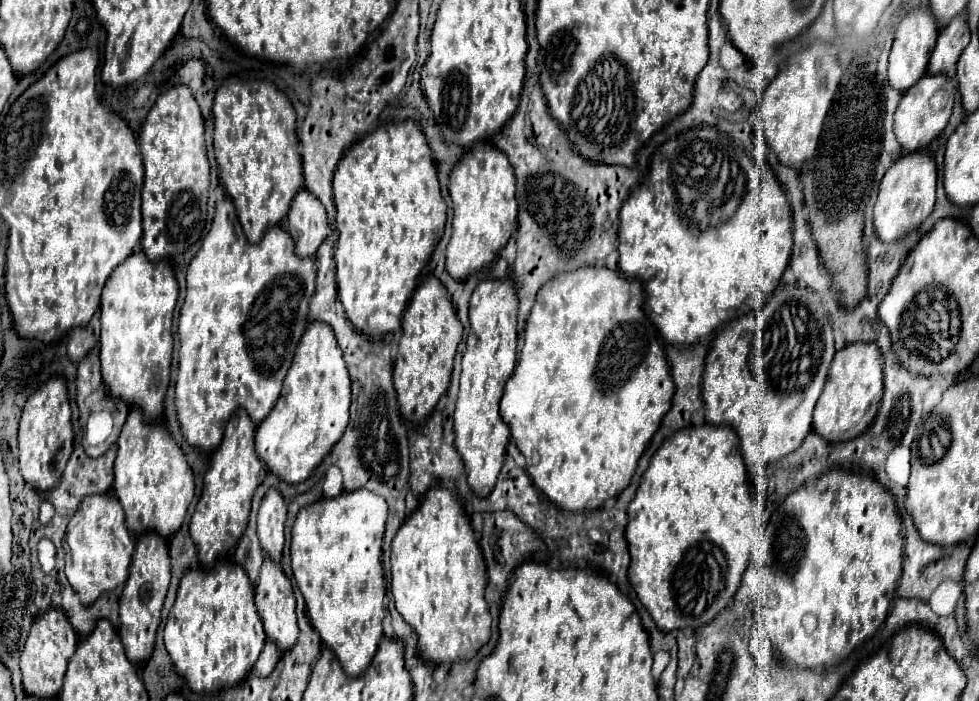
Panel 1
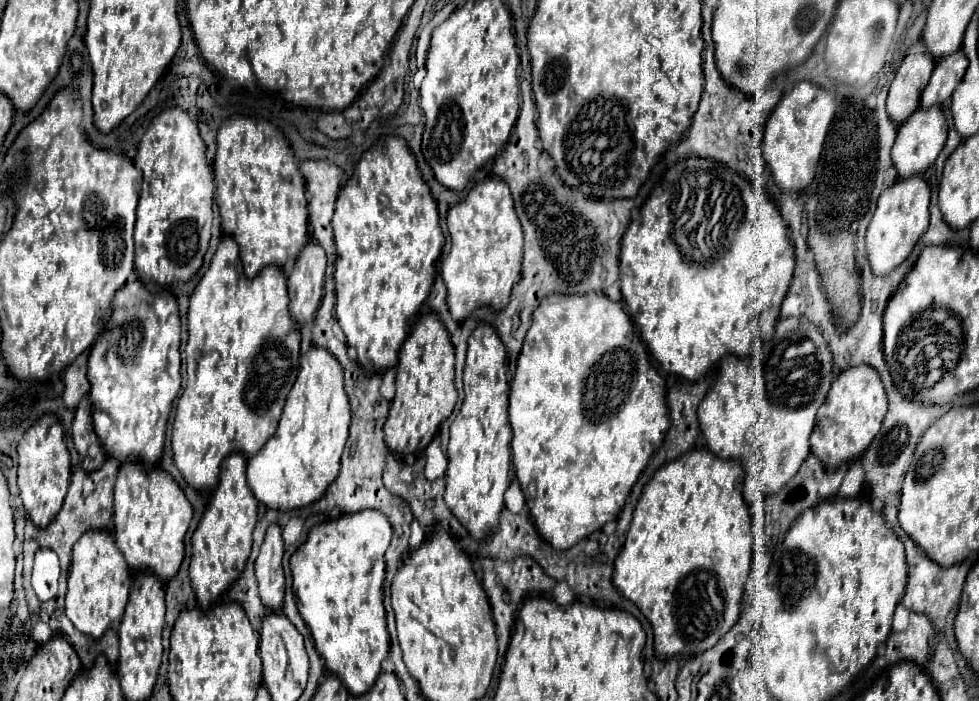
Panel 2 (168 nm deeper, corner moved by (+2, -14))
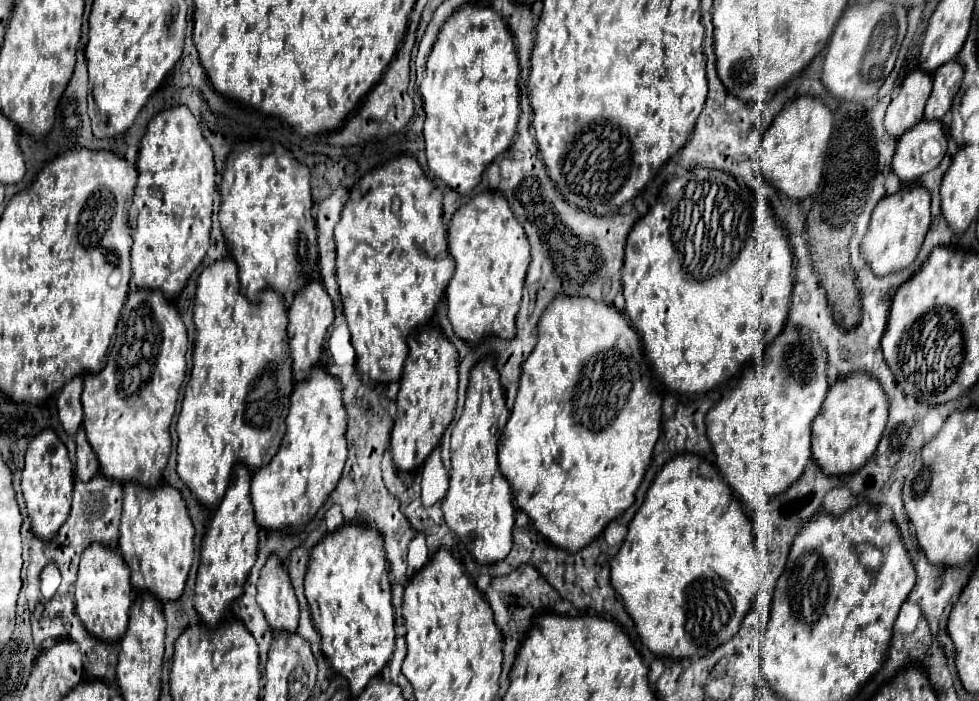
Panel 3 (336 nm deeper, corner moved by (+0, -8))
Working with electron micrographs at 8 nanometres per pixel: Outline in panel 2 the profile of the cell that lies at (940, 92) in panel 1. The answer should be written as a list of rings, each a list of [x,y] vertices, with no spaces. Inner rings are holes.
[[[941,106],[933,108],[917,108],[897,130],[897,140],[893,144],[893,164],[901,178],[909,178],[915,174],[923,174],[927,166],[935,162],[939,152],[943,150],[943,144],[947,140],[947,118],[941,110]]]

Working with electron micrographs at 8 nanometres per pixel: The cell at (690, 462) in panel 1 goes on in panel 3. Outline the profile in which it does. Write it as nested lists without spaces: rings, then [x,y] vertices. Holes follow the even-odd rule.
[[[679,454],[673,460],[669,460],[663,470],[657,474],[655,482],[651,484],[651,488],[647,490],[645,502],[643,506],[637,510],[635,518],[629,522],[629,532],[627,538],[623,542],[623,546],[619,548],[617,556],[611,562],[611,586],[615,588],[615,592],[619,594],[619,598],[623,600],[623,606],[627,610],[627,614],[633,618],[635,628],[641,636],[641,642],[657,656],[667,656],[667,658],[693,658],[693,656],[707,656],[711,654],[717,646],[721,646],[723,642],[727,642],[731,636],[735,636],[735,632],[741,626],[743,616],[747,614],[747,610],[751,608],[751,600],[757,592],[759,586],[759,572],[757,572],[757,556],[753,550],[753,524],[747,518],[747,514],[741,510],[739,500],[735,496],[735,492],[731,490],[731,486],[721,478],[721,474],[715,470],[713,464],[709,464],[707,460],[695,456],[695,454]]]

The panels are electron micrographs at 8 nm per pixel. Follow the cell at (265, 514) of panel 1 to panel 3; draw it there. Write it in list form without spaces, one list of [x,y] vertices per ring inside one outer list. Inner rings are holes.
[[[271,556],[261,572],[257,602],[275,634],[295,634],[299,624],[299,604],[291,580],[277,556]]]

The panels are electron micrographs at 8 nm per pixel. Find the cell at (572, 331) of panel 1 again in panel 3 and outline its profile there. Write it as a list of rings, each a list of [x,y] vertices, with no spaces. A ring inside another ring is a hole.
[[[557,296],[553,300],[553,304],[549,304],[549,308],[543,312],[543,316],[539,320],[539,342],[537,342],[535,350],[531,352],[531,356],[523,362],[523,372],[521,372],[521,380],[519,380],[519,392],[515,398],[515,406],[513,406],[513,412],[505,424],[501,440],[499,440],[499,468],[513,490],[513,504],[531,518],[535,530],[541,532],[553,546],[561,548],[565,552],[577,552],[577,550],[585,548],[599,534],[603,534],[603,530],[609,522],[617,520],[633,504],[635,492],[643,480],[643,474],[645,474],[645,470],[651,462],[651,456],[653,456],[653,448],[661,434],[663,400],[651,382],[653,382],[653,378],[651,378],[651,370],[643,358],[639,334],[629,326],[625,316],[619,310],[615,310],[613,306],[593,300],[593,298]]]

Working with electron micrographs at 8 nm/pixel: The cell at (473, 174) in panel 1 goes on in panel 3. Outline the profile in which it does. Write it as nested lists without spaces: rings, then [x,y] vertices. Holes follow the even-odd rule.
[[[483,192],[463,204],[449,226],[449,250],[455,258],[455,276],[447,286],[447,306],[455,334],[469,344],[479,344],[485,336],[497,336],[503,340],[513,338],[517,330],[515,318],[523,294],[525,272],[529,266],[529,242],[523,226],[513,218],[507,200],[499,192]]]

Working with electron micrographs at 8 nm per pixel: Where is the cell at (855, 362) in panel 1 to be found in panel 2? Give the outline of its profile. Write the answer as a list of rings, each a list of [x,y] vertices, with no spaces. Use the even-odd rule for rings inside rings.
[[[869,366],[847,368],[835,378],[825,404],[817,412],[817,422],[811,434],[811,452],[825,466],[833,468],[859,458],[879,432],[885,412],[887,396],[877,372],[873,372]]]

